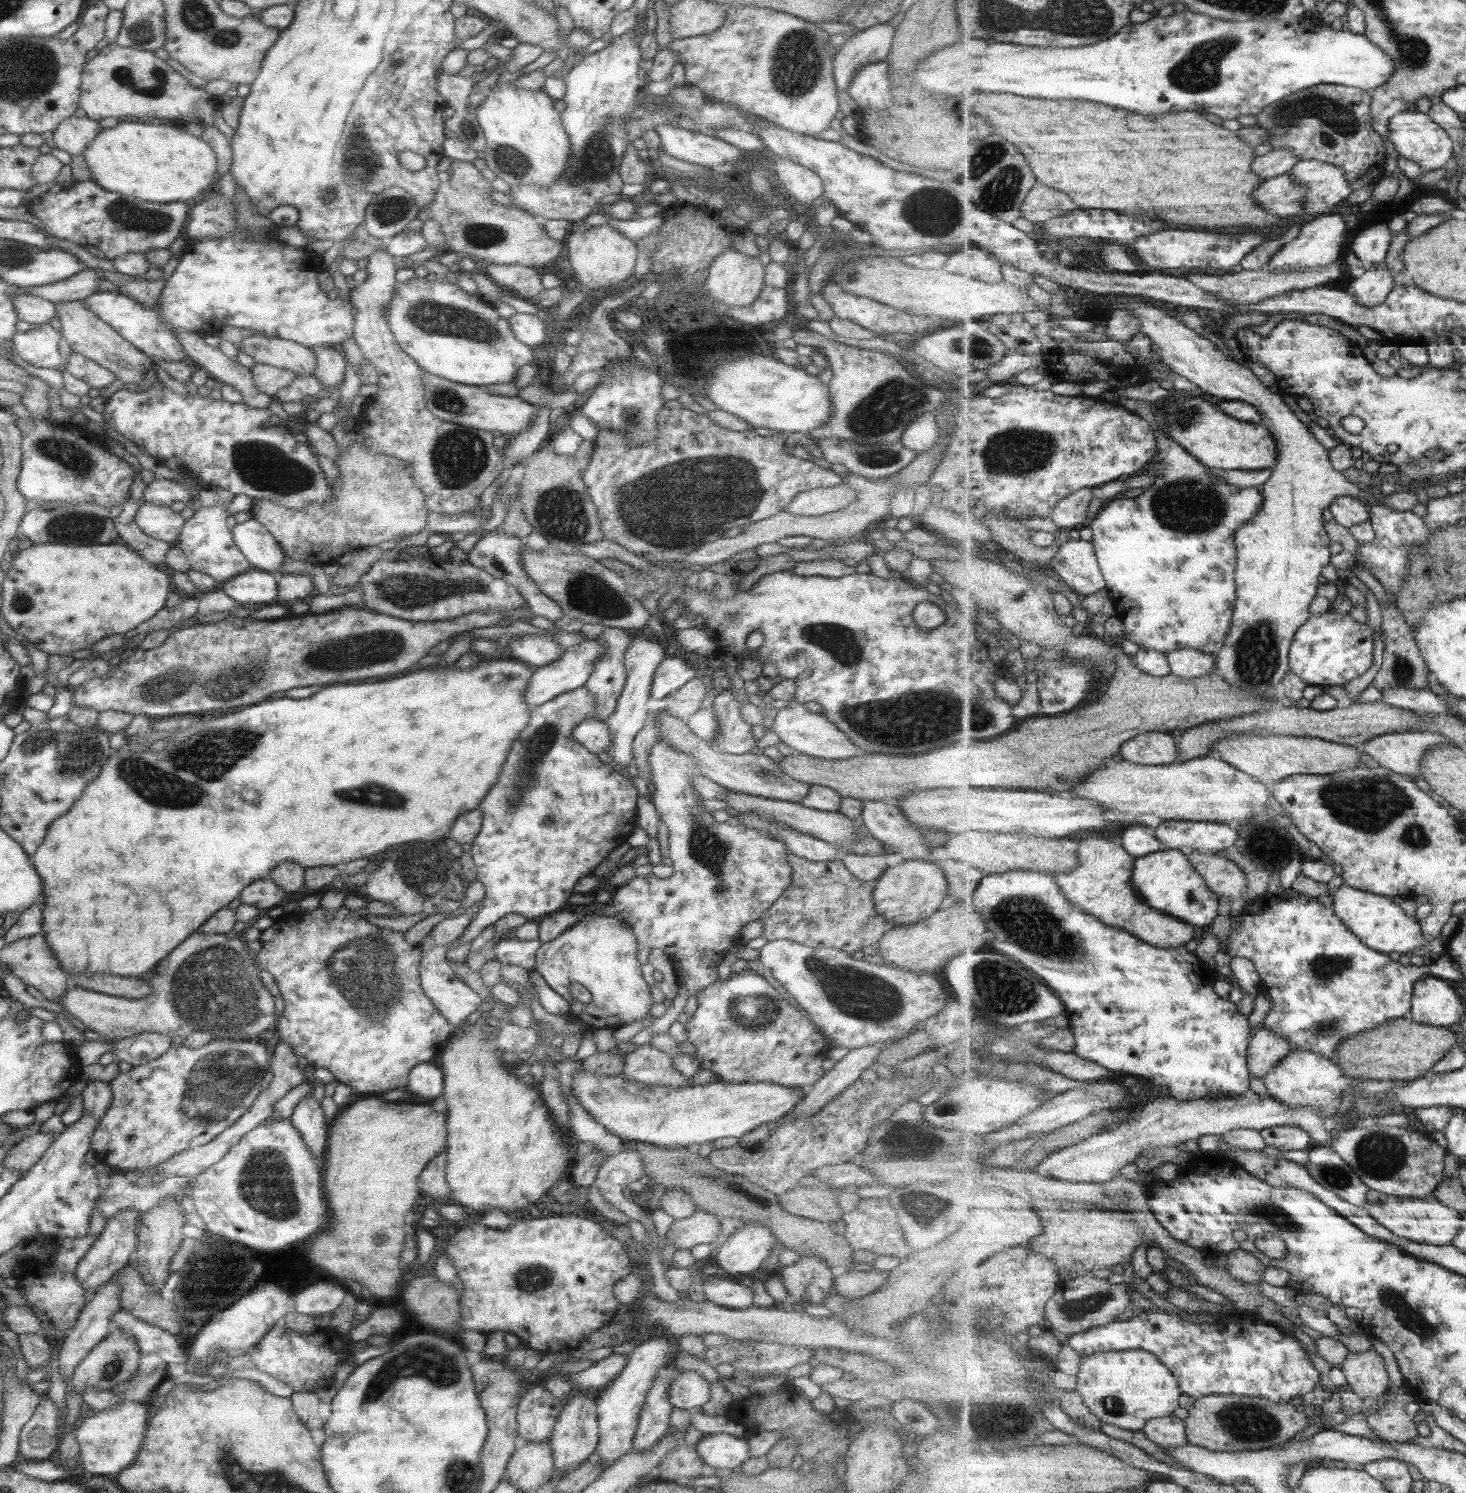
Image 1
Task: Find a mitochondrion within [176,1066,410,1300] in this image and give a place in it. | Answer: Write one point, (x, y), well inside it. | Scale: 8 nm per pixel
(263, 1181)

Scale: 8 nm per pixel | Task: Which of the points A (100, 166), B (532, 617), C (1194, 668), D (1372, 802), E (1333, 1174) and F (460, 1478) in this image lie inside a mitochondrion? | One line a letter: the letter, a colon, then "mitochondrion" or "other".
A: other
B: other
C: other
D: mitochondrion
E: mitochondrion
F: mitochondrion

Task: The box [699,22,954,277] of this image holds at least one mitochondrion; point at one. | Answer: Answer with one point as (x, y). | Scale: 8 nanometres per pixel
(796, 64)

